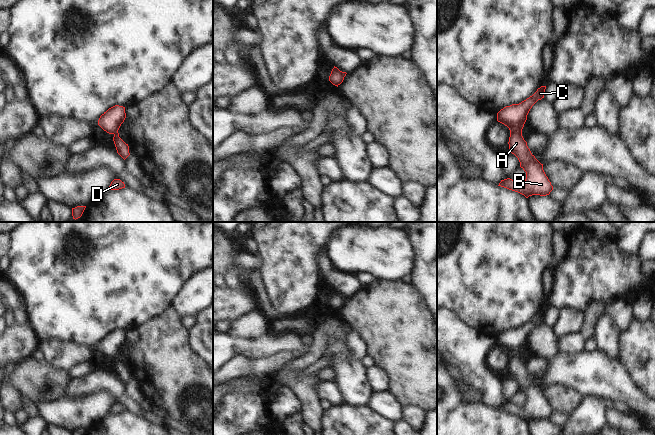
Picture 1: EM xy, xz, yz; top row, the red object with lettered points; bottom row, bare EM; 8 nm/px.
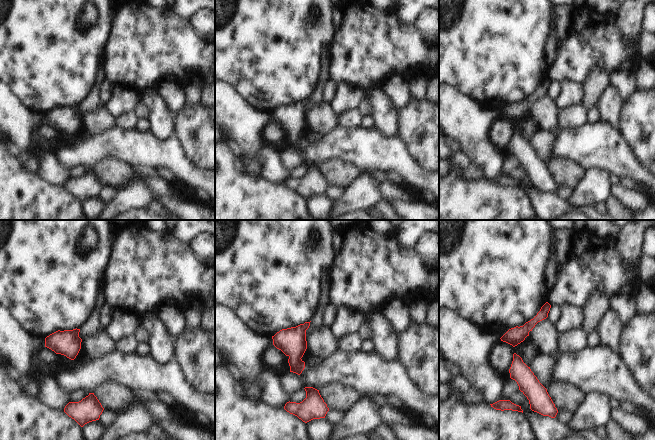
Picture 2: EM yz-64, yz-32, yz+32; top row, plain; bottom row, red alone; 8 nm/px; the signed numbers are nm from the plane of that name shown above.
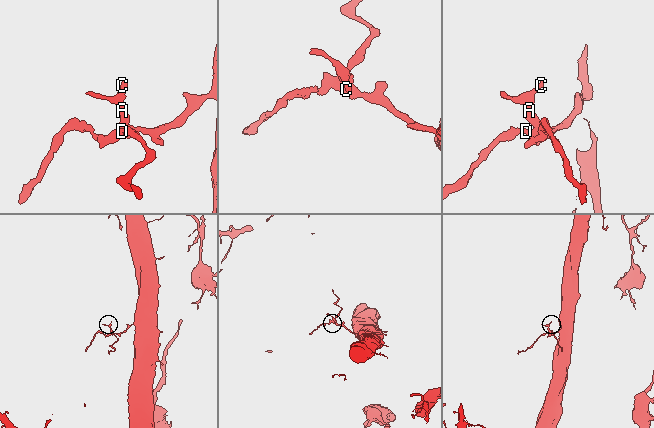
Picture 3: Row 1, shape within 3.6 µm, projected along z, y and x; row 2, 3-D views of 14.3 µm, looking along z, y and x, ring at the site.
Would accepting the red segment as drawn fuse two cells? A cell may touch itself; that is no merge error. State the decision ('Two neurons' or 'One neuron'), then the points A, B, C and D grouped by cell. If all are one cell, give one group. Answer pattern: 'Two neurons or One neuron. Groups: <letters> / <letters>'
One neuron. Groups: A B C D.

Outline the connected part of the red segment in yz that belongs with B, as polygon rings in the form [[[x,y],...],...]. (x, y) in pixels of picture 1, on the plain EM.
[[[541,310],[526,324],[519,328],[506,330],[497,337],[497,345],[510,354],[508,366],[510,377],[518,382],[520,391],[526,396],[526,403],[523,406],[507,402],[501,404],[498,410],[518,416],[526,422],[532,419],[546,420],[553,414],[553,410],[543,394],[543,388],[531,377],[522,360],[527,339],[532,330],[544,322],[545,313],[546,310]]]

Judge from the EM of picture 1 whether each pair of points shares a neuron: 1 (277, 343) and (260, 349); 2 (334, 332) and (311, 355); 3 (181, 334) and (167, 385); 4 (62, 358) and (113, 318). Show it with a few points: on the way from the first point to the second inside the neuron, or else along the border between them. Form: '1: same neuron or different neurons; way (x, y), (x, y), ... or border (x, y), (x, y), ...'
1: same neuron; way (273, 343), (264, 345)
2: same neuron; way (328, 336), (317, 349)
3: same neuron; way (168, 347), (167, 372)
4: different neurons; border (56, 338), (86, 345), (91, 350)

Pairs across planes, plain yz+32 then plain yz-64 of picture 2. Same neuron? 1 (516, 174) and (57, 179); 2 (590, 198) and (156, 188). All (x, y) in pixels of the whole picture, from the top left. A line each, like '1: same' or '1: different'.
1: different
2: different

